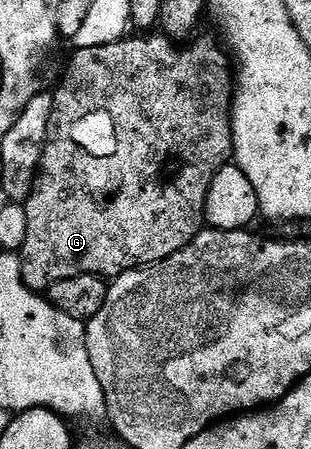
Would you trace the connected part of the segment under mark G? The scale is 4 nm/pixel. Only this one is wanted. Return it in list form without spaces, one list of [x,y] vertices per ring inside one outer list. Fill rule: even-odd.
[[[158,35],[126,36],[115,43],[103,47],[77,49],[70,59],[65,74],[61,77],[57,89],[52,90],[53,110],[49,120],[49,130],[45,140],[45,150],[41,156],[41,165],[37,168],[37,178],[29,198],[24,201],[27,211],[27,239],[19,250],[23,283],[34,291],[47,291],[59,279],[71,279],[75,275],[95,273],[98,275],[116,275],[129,269],[152,267],[158,261],[167,259],[196,239],[206,224],[205,200],[211,187],[211,179],[223,166],[230,164],[233,155],[233,90],[235,88],[235,69],[231,57],[209,37],[190,40],[178,44],[172,37]]]

